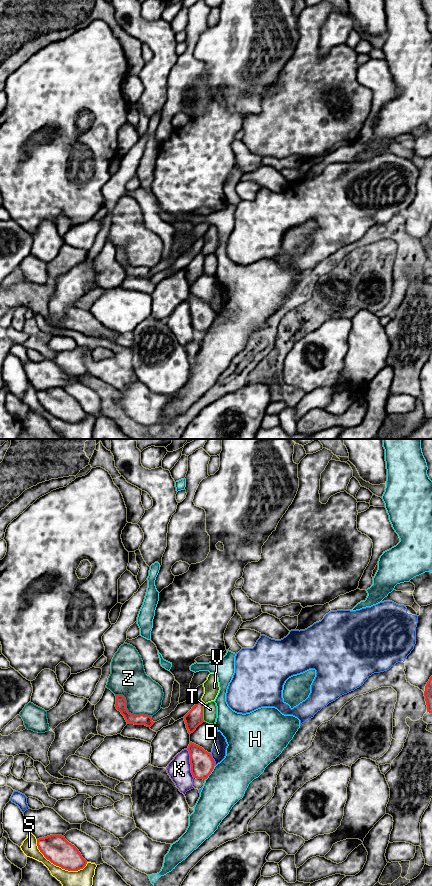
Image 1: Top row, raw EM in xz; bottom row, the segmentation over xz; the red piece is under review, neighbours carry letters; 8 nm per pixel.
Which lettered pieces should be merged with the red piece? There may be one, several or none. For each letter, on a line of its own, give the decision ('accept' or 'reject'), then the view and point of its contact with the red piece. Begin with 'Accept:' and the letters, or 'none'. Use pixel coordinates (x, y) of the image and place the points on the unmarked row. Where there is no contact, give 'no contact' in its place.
Accept: none
D: reject; meets red in xz at (213, 312)
H: reject; meets red in xz at (210, 325)
K: reject; meets red in xz at (190, 315)
S: reject; meets red in xz at (57, 417)
T: reject; meets red in xz at (202, 265)
V: reject; meets red in xz at (203, 254)
Z: reject; meets red in xz at (127, 263)

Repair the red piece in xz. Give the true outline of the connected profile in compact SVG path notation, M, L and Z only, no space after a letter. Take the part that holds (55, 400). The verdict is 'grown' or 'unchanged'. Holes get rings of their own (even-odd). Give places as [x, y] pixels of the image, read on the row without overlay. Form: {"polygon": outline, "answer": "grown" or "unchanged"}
{"polygon": "M62 387L39 390L37 398L47 412L62 421L78 423L87 416L79 402Z", "answer": "unchanged"}

